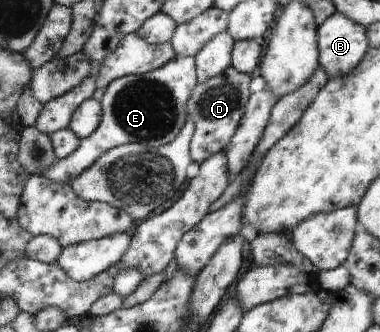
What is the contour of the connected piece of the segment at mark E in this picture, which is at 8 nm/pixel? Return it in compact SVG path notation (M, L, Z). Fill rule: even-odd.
M180 55L154 72L118 79L107 88L101 100L104 109L101 127L90 138L83 139L82 146L73 155L60 159L44 176L58 184L72 185L106 152L120 145L138 143L146 148L158 148L173 143L185 130L189 100L199 82L196 57Z

